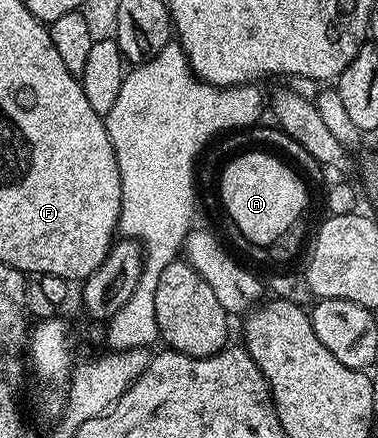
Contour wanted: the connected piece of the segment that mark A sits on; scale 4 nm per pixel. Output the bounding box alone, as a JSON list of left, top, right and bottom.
[217,151,307,249]

